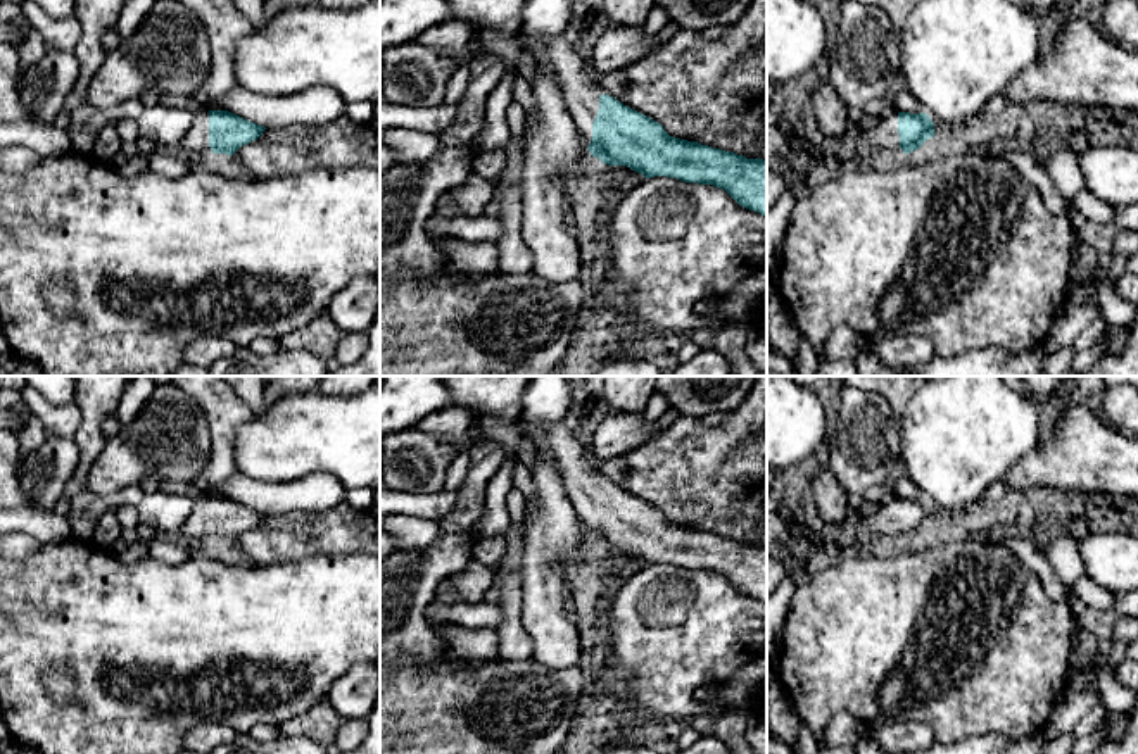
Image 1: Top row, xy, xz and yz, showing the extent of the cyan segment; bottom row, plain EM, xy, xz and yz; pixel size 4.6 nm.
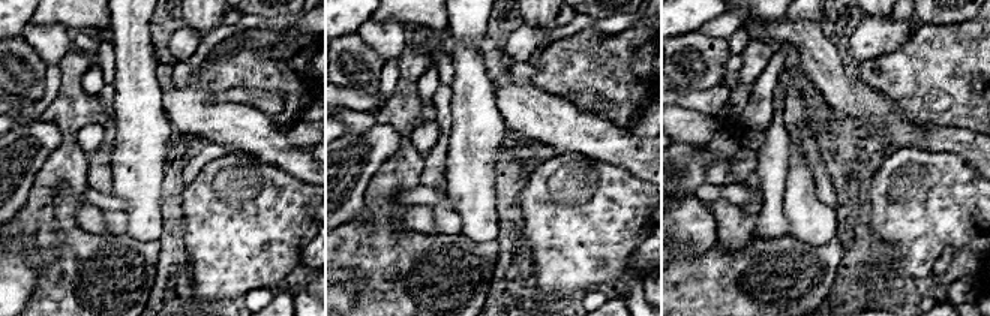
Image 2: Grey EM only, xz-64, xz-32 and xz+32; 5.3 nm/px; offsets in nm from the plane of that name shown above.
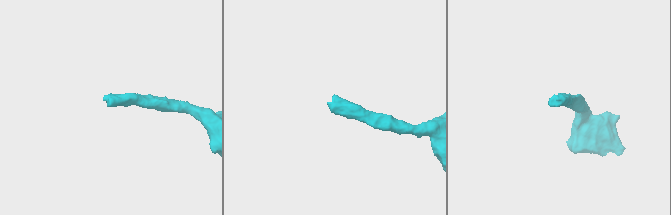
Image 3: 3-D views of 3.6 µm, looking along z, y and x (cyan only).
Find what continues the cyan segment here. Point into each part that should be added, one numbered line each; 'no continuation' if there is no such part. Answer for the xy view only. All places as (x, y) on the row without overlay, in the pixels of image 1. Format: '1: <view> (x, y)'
1: xy (195, 530)

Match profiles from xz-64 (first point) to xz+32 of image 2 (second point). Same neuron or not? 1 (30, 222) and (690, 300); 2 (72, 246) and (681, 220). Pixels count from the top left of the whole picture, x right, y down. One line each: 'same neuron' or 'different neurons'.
1: same neuron
2: different neurons

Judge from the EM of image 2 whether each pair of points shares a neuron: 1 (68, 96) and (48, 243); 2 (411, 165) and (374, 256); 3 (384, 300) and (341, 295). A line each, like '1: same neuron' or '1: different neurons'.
1: same neuron
2: same neuron
3: different neurons

